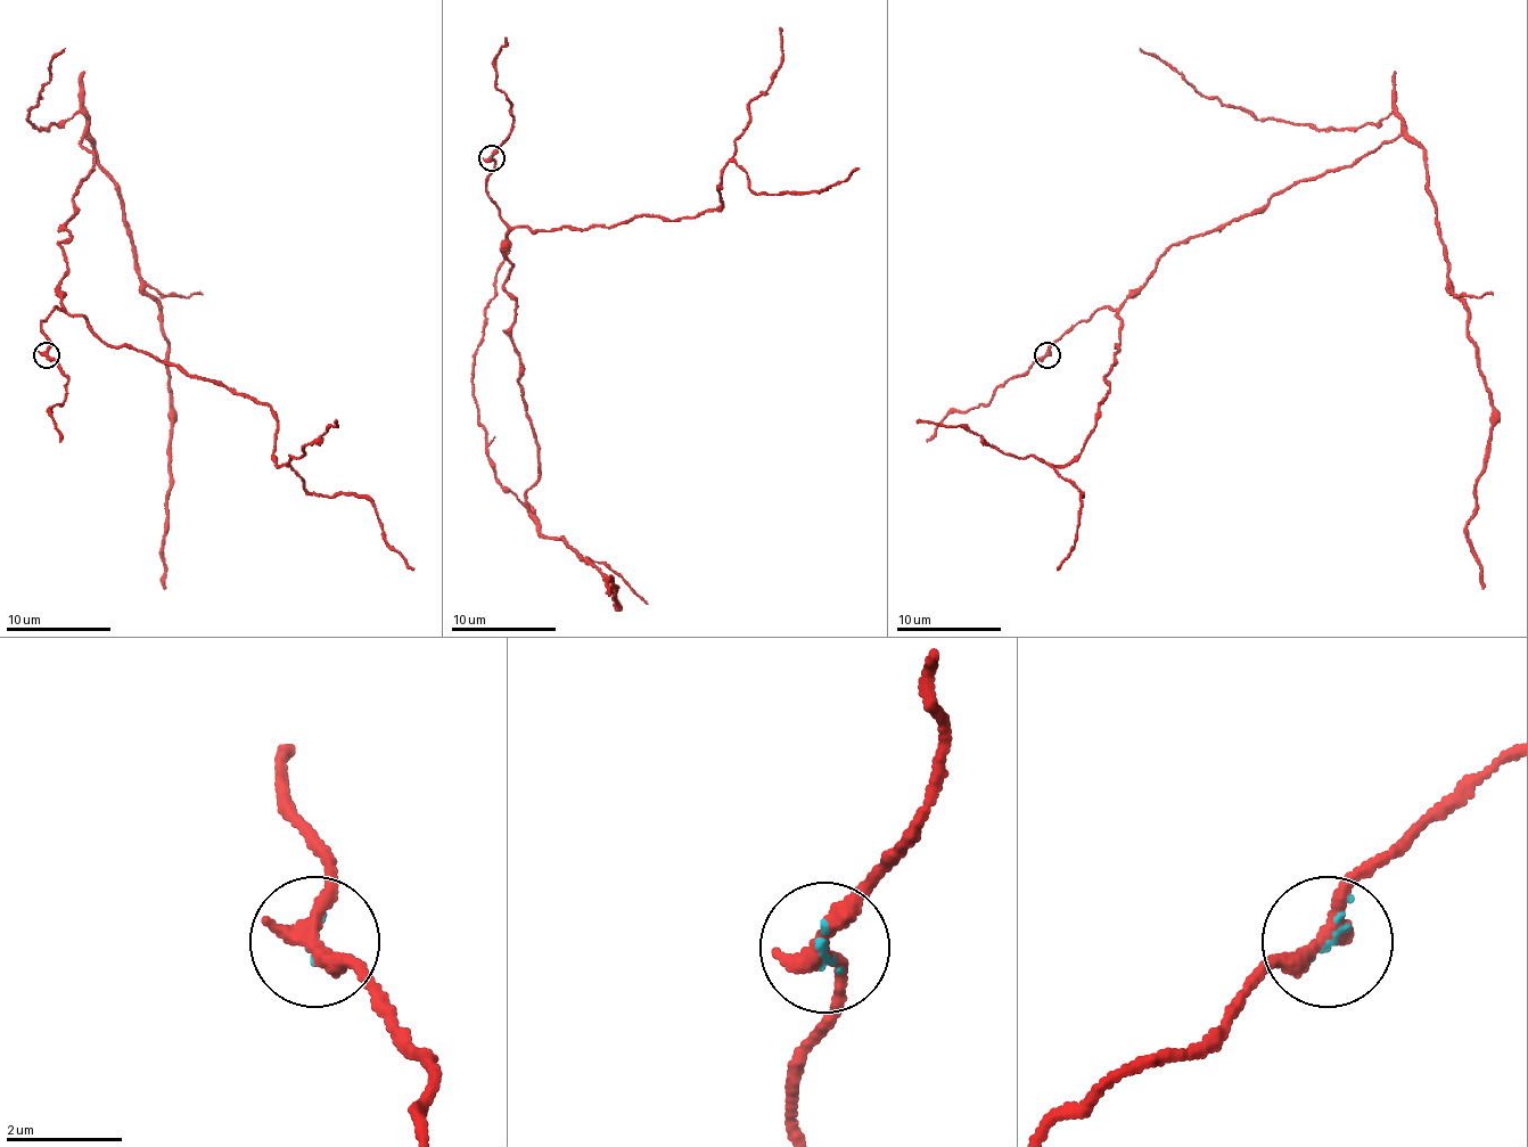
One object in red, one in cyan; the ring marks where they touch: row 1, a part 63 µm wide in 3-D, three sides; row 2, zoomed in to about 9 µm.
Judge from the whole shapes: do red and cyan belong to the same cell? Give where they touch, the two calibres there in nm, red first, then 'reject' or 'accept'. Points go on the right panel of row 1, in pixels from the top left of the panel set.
place (1046, 355); calibres 320 and 90 nm; accept

